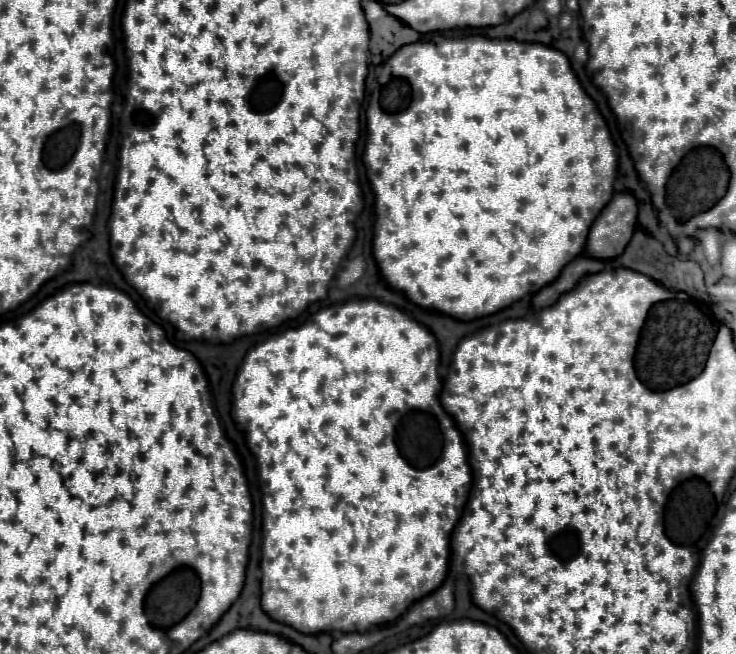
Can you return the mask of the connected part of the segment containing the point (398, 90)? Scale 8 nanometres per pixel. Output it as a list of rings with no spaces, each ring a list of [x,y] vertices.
[[[486,36],[444,38],[440,42],[434,42],[430,50],[406,52],[406,48],[410,46],[402,46],[386,62],[384,68],[390,72],[390,80],[382,86],[376,100],[364,96],[360,106],[360,136],[356,140],[354,160],[356,160],[360,190],[374,190],[374,194],[378,194],[378,234],[374,234],[374,256],[388,284],[396,290],[406,292],[406,296],[418,306],[434,308],[460,320],[488,316],[528,294],[536,294],[540,288],[554,282],[560,270],[584,250],[592,222],[596,220],[600,210],[608,204],[614,192],[612,186],[618,166],[616,146],[598,106],[582,90],[574,70],[570,68],[570,60],[556,48],[538,42],[518,42],[514,38],[486,38]]]

